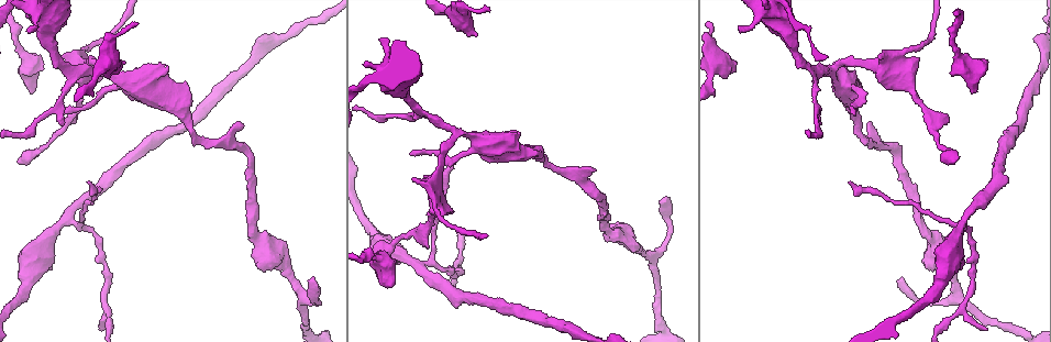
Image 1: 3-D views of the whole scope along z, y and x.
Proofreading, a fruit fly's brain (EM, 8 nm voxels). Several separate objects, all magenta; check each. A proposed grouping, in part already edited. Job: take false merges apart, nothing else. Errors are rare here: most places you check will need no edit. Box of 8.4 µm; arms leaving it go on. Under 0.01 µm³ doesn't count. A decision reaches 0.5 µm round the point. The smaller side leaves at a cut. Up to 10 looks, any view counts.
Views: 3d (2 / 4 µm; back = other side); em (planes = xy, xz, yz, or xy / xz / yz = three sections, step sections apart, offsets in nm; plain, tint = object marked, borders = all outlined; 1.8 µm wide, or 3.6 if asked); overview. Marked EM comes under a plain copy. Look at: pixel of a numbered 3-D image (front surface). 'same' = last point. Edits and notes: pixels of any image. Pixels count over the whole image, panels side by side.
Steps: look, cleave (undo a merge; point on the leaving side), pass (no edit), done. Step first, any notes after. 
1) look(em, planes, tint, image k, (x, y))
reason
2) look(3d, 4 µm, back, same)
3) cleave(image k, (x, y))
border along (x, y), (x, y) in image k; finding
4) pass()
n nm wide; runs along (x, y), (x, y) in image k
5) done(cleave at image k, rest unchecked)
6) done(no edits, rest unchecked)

look(em, xy, step 16, tint, image 1, (885, 71))
four arms meet

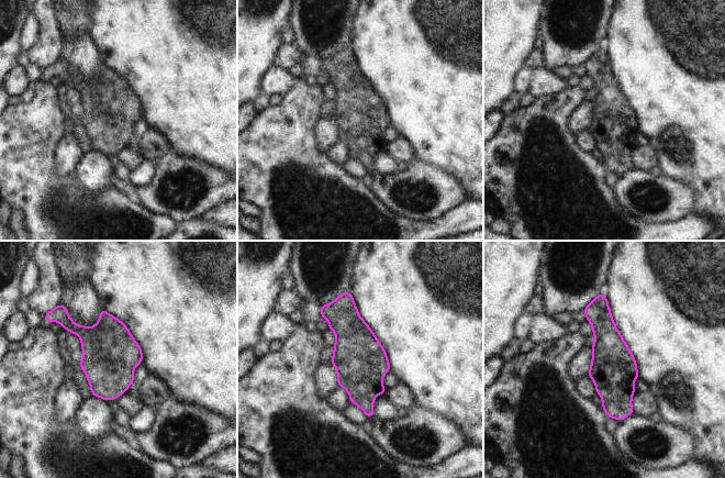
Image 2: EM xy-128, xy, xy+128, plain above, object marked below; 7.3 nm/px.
look(em, planes, tint, same)

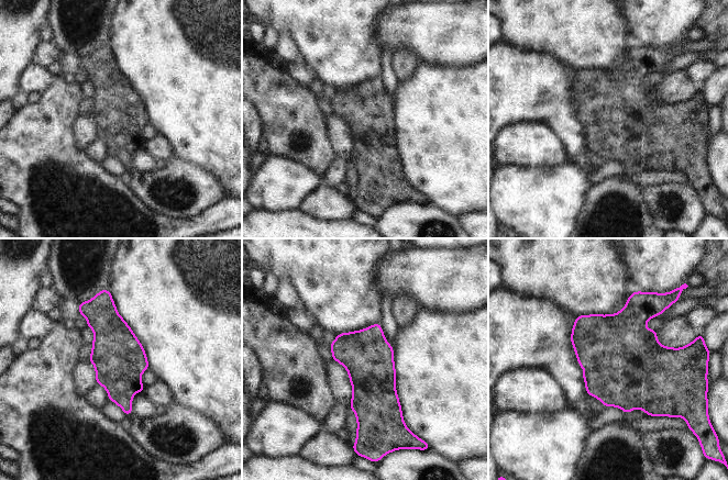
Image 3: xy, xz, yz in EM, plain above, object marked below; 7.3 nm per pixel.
pass()
all the same neuron

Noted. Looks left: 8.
look(3d, 4 µm, image 1, (62, 62))
calibre changes

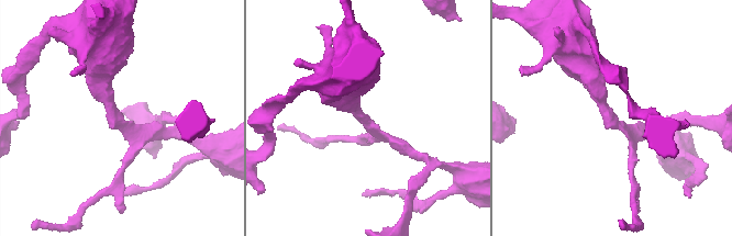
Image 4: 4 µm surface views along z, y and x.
look(em, yz, step 4, tint, image 4, (367, 117))
3 arms

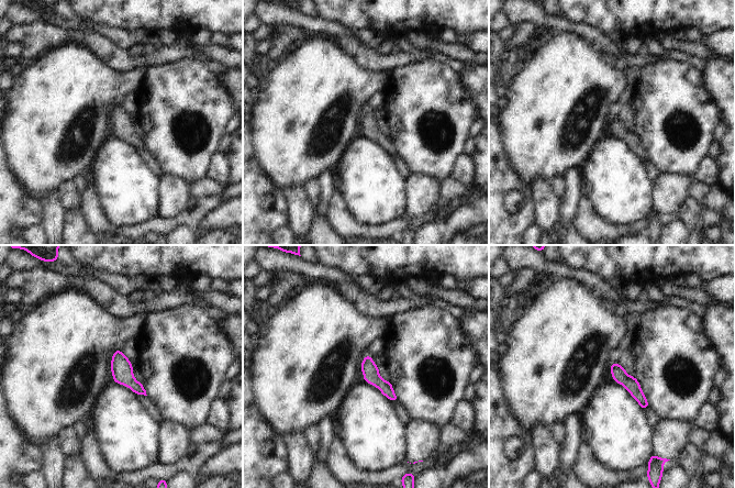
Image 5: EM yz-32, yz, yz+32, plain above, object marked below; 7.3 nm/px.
look(em, planes, tint, same)

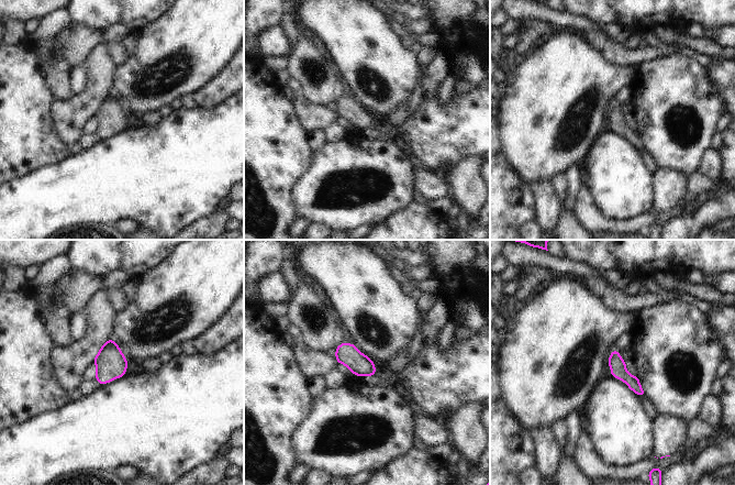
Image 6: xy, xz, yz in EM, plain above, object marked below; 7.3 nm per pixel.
pass()
runs along (614, 353), (617, 368), (641, 393) in image 6; one neuron here

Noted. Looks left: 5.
look(3d, 2 µm, image 1, (106, 311))
abrupt turn

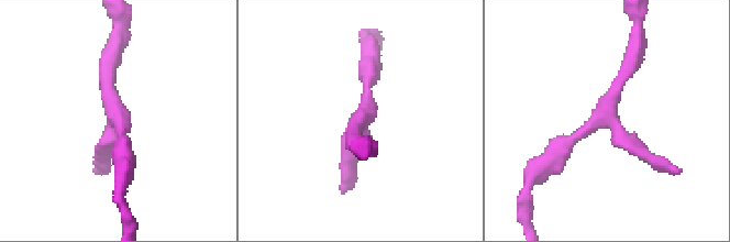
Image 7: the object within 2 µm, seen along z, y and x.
look(em, yz, step 16, tint, image 7, (365, 119))
need the tissue

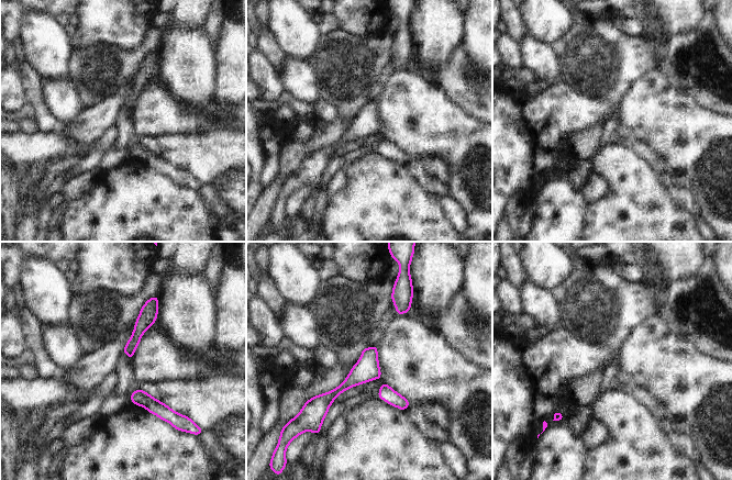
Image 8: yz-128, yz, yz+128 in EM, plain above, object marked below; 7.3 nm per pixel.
look(em, planes, tint, same)
another direction

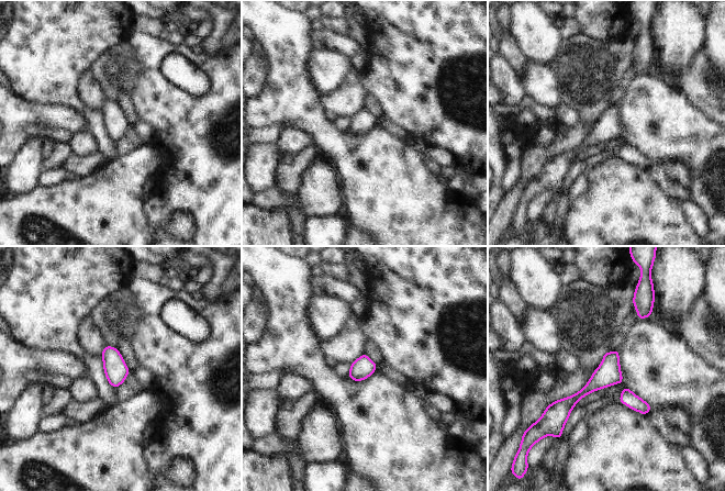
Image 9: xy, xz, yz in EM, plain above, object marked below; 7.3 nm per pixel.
pass()
runs along (615, 354), (610, 367), (560, 411) in image 9; all the same neuron

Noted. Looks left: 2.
look(em, planes, borders, image 1, (576, 175))
a fork

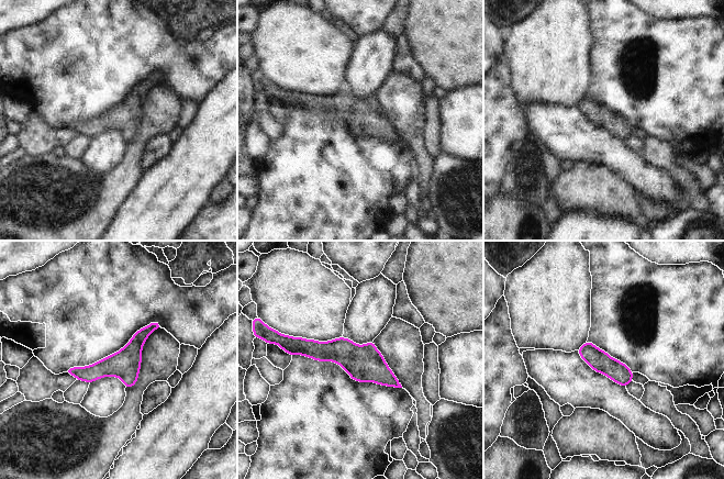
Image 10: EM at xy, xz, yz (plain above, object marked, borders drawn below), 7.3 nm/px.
pass()
runs along (296, 352), (343, 351), (397, 385) in image 10; all the same neuron

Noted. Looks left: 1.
done(no edits, rest unchecked)

